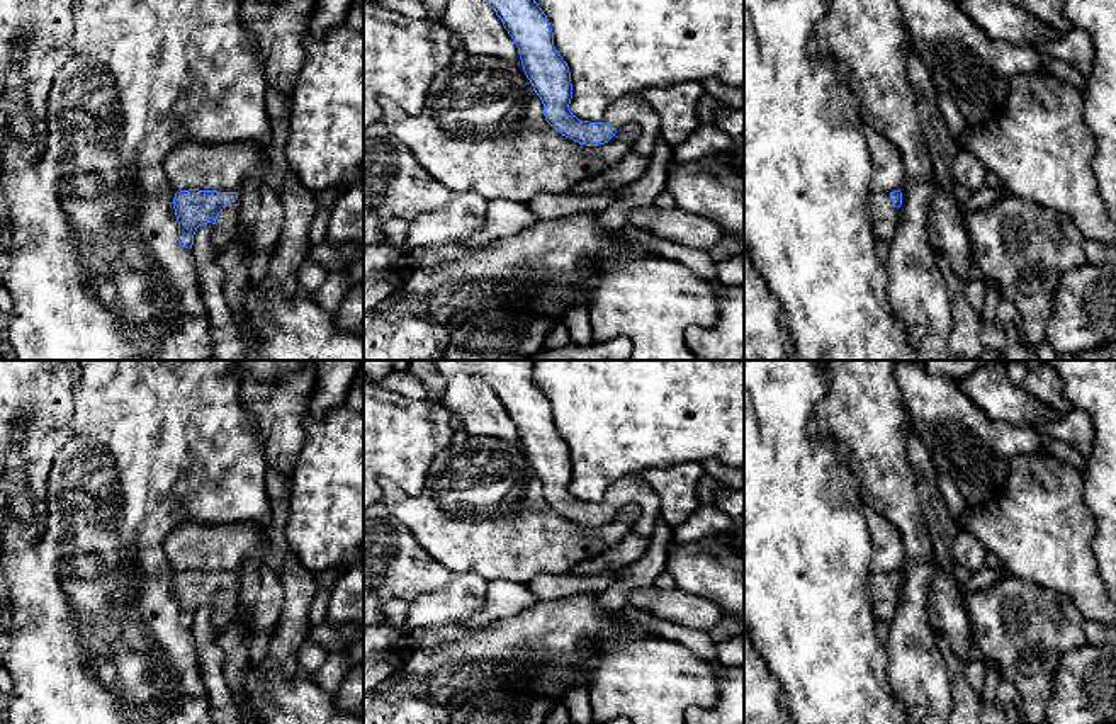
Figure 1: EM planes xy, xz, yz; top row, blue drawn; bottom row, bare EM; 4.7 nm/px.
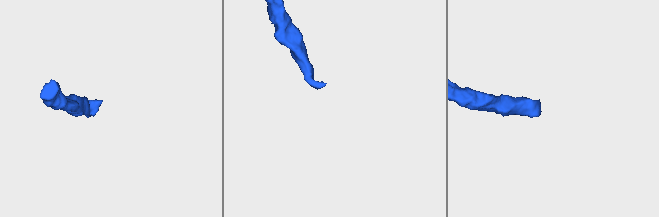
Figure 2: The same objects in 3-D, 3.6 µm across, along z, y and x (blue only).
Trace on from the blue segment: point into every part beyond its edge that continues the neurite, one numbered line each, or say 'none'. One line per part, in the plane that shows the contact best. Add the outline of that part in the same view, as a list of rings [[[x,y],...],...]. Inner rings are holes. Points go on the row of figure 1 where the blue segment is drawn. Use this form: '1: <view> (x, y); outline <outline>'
1: xy (264, 235); outline [[[263,185],[258,211],[250,229],[245,229],[240,223],[238,199],[219,212],[214,224],[216,245],[223,252],[231,240],[238,236],[248,238],[248,275],[251,282],[262,282],[268,275],[268,263],[282,235],[284,218],[285,214],[279,194]]]

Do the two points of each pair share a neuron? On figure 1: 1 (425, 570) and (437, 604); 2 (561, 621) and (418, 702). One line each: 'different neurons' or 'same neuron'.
1: different neurons
2: same neuron

